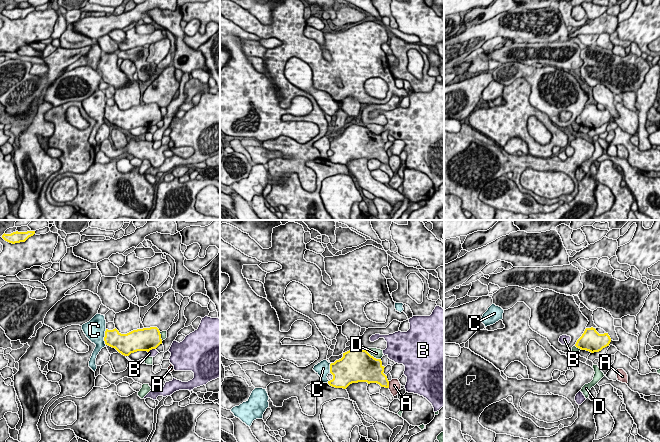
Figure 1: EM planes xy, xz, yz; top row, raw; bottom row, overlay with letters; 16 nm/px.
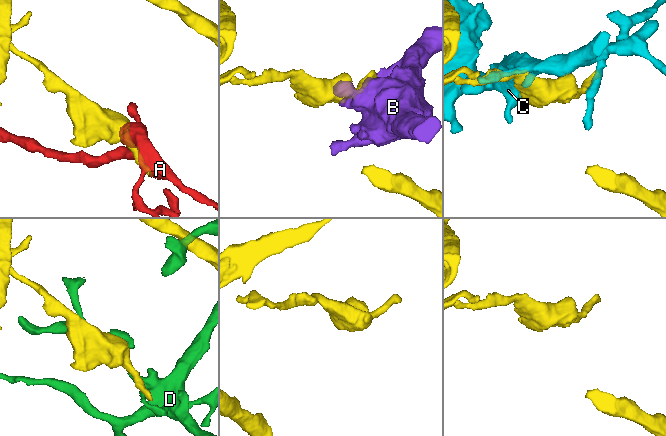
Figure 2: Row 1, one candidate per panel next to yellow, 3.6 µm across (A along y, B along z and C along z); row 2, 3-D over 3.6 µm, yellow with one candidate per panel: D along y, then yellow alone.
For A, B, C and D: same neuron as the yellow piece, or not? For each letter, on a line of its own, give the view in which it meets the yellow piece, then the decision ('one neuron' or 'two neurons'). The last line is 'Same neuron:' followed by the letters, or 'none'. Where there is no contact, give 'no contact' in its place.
A: meets yellow in xz; two neurons
B: meets yellow in xy; two neurons
C: meets yellow in xy; two neurons
D: meets yellow in xz; two neurons
Same neuron: none

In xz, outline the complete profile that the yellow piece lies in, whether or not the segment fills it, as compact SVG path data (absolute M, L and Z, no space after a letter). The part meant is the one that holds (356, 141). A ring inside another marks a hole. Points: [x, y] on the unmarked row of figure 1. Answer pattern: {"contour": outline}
{"contour": "M351 125L343 133L330 140L333 155L328 160L335 164L346 165L352 159L377 159L389 164L387 152L383 149L381 135L371 132L366 126Z"}

